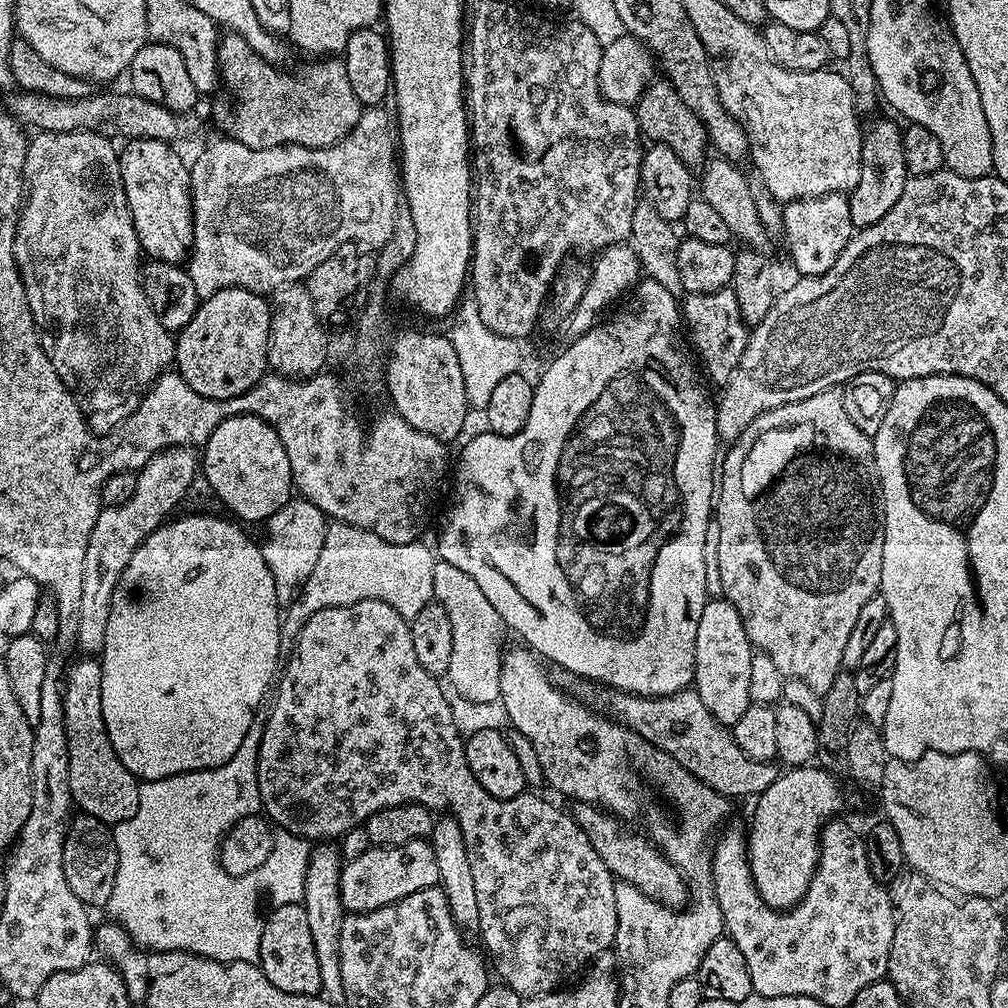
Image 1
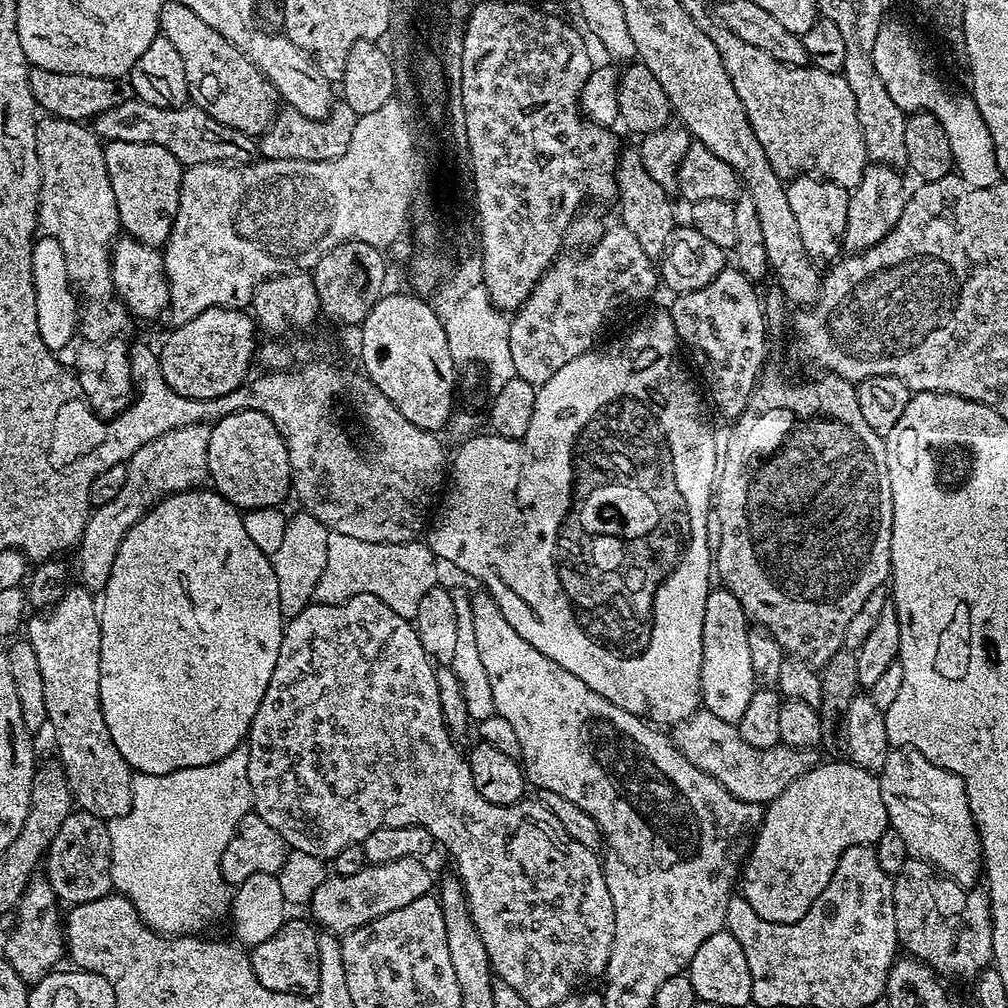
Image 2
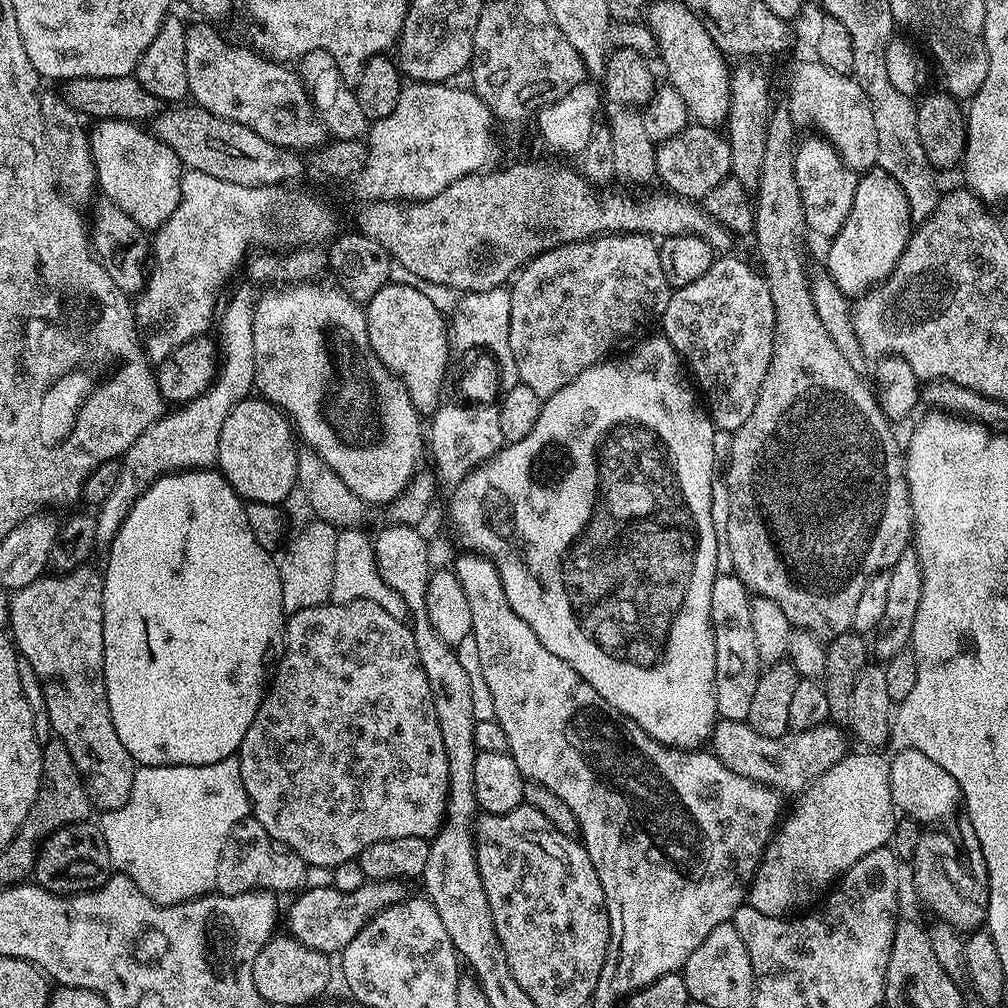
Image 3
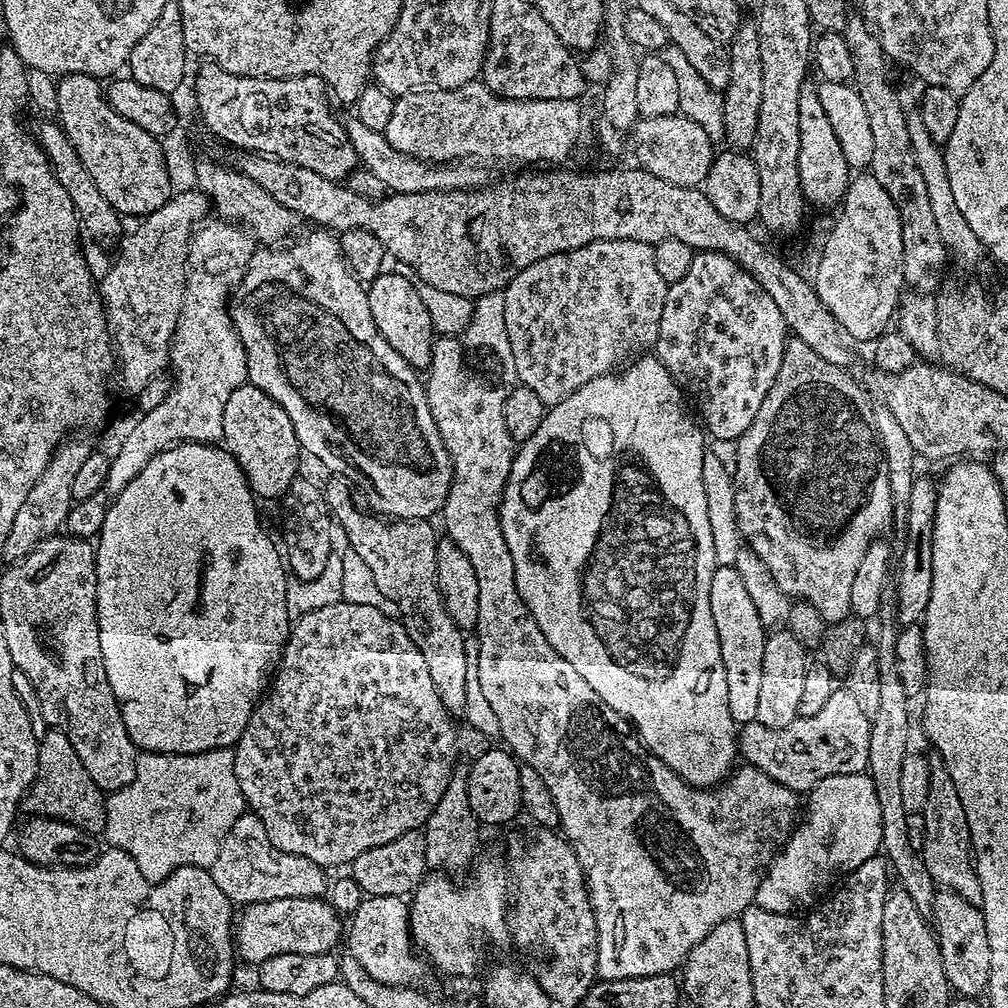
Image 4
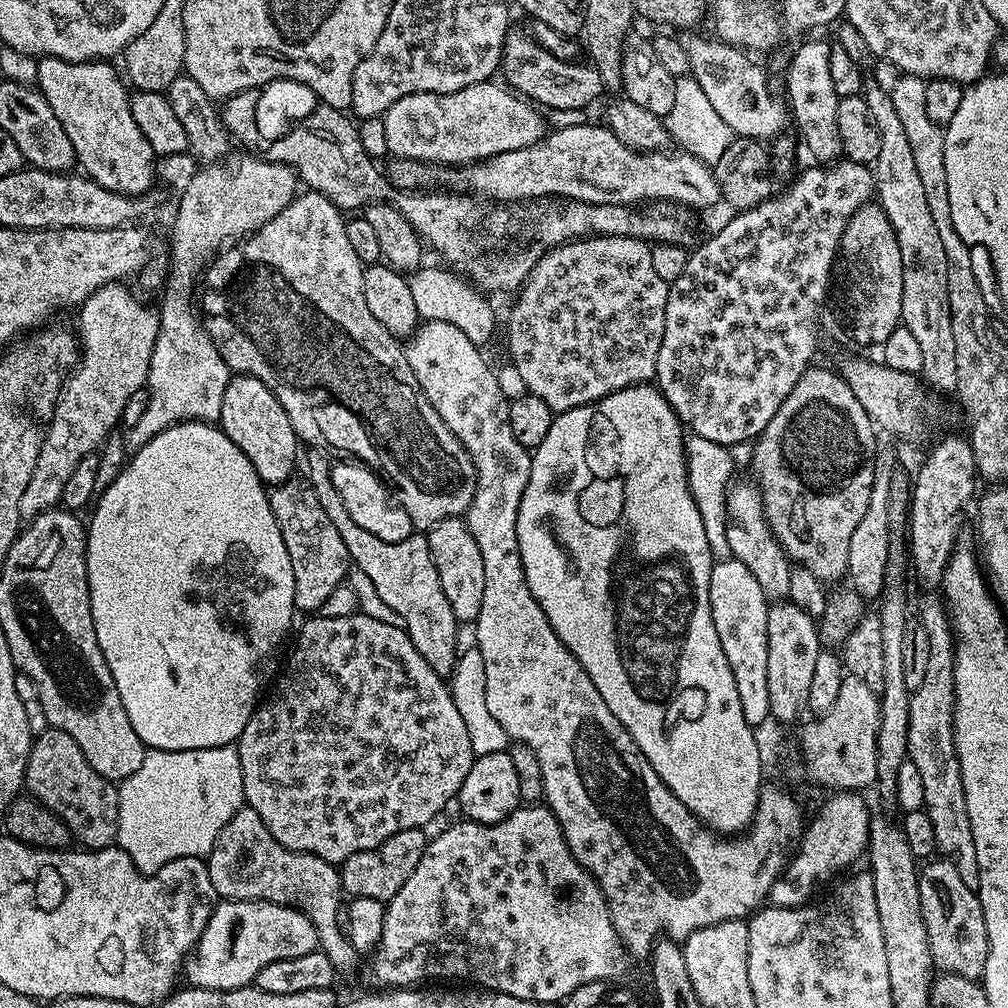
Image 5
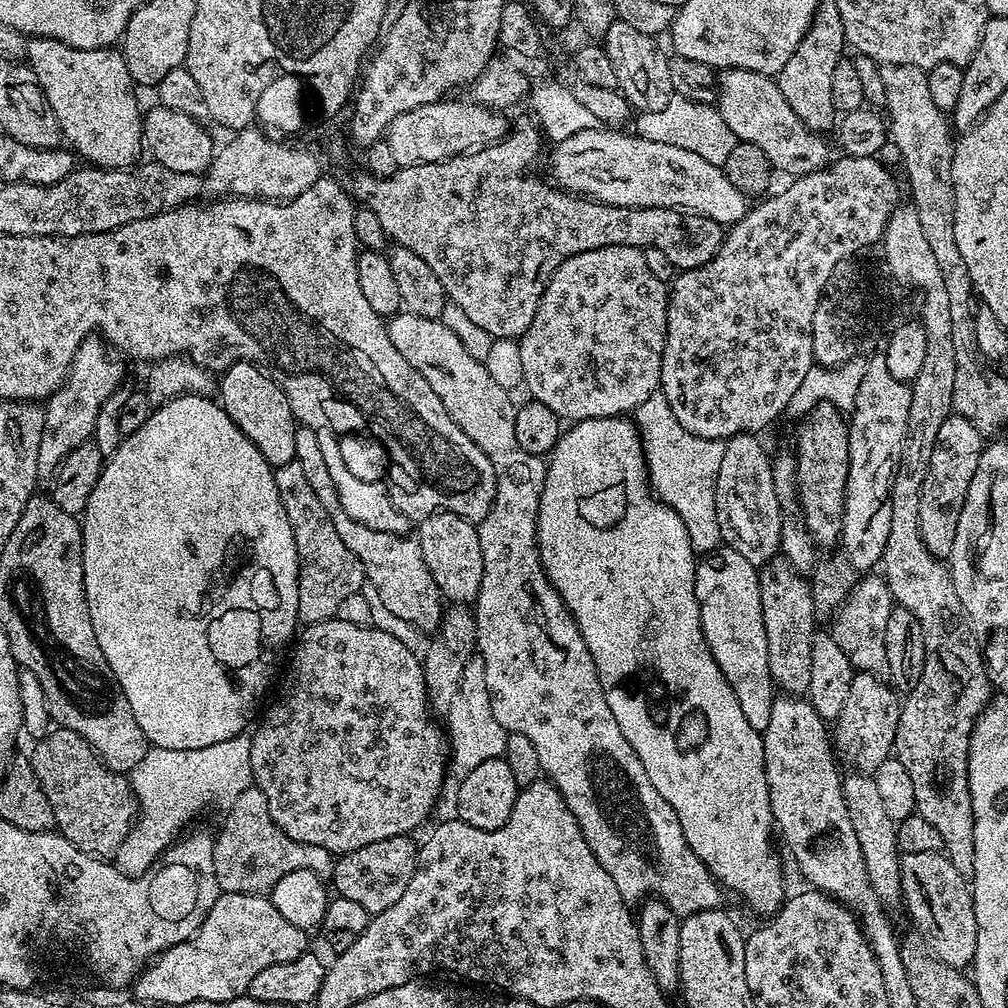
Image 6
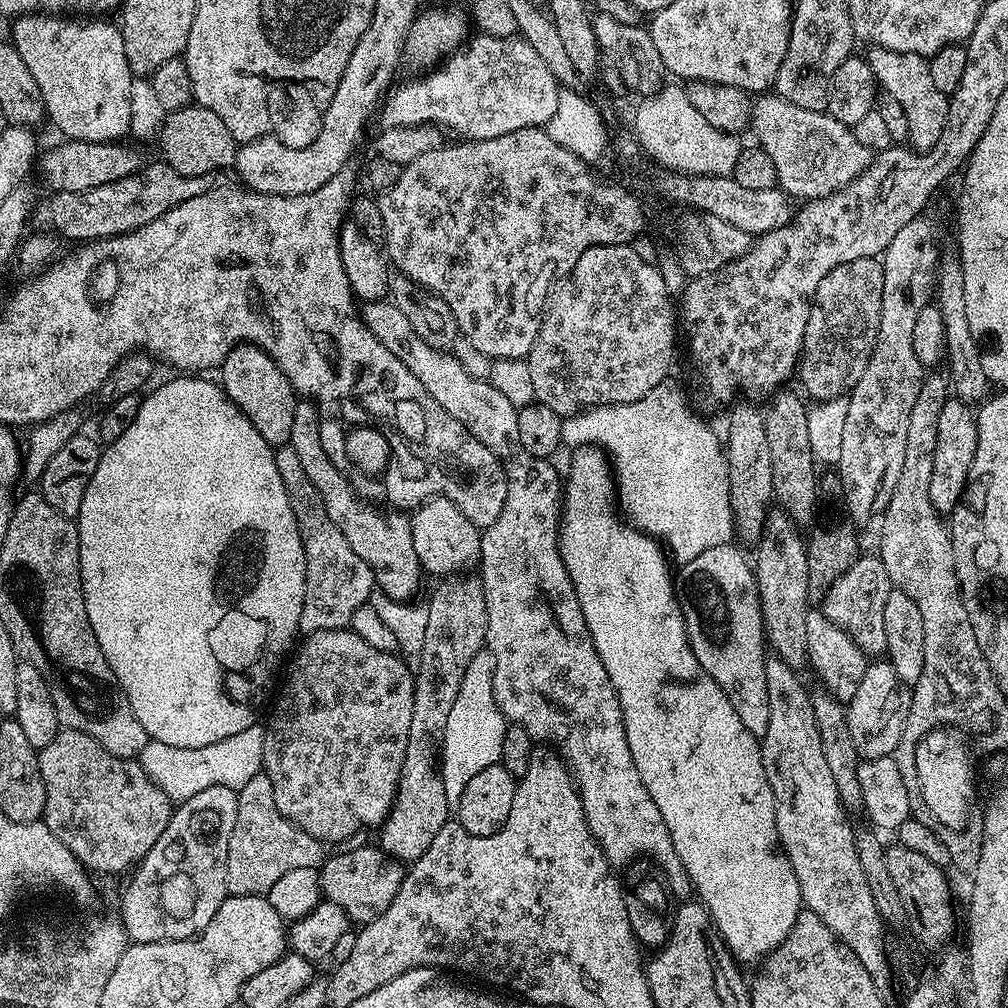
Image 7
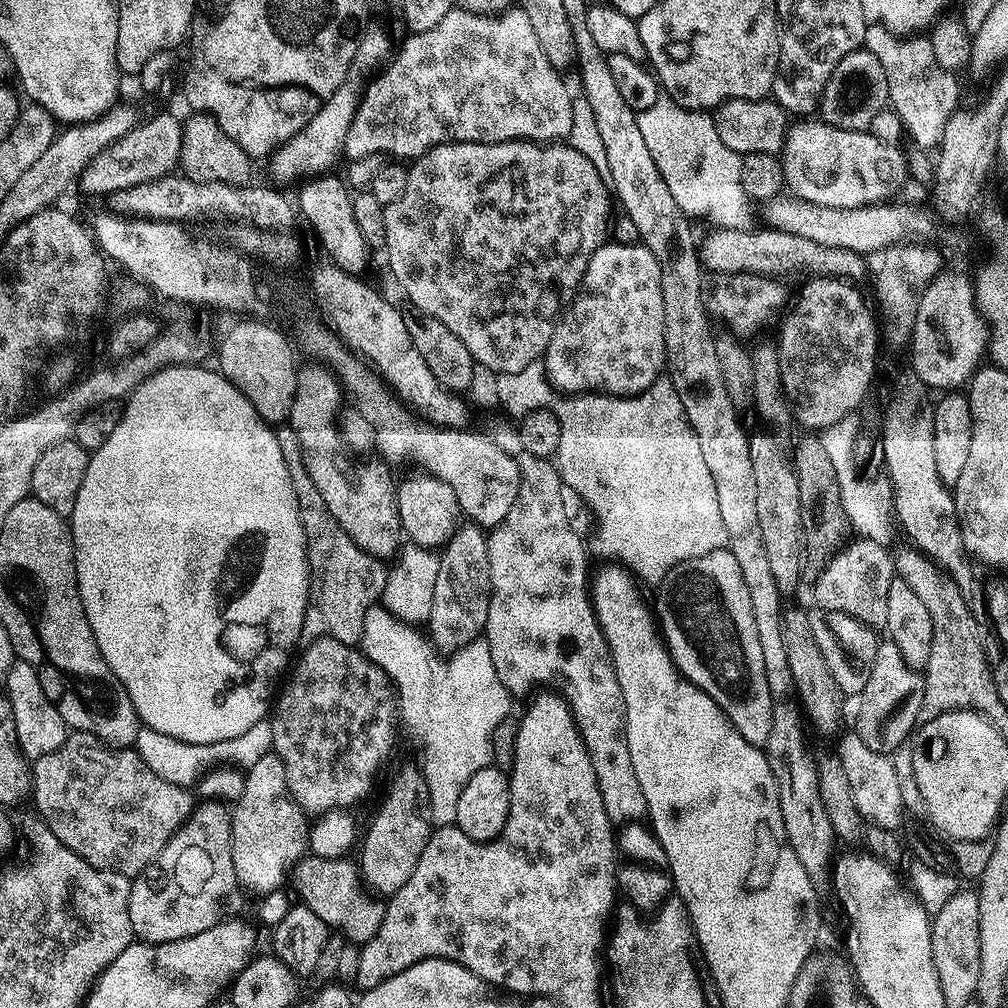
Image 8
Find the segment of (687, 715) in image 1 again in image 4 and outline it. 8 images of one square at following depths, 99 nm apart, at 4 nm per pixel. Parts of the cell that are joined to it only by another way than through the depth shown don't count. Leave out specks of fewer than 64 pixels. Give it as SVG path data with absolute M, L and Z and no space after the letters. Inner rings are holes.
M838 686L834 694L830 694L826 706L818 710L813 716L797 716L790 726L785 728L767 728L755 722L743 725L738 732L738 752L744 756L751 767L762 770L774 778L774 782L782 782L790 790L797 794L808 794L820 780L830 775L863 773L868 766L870 758L870 736L872 721L858 704L858 698L854 696L851 688Z

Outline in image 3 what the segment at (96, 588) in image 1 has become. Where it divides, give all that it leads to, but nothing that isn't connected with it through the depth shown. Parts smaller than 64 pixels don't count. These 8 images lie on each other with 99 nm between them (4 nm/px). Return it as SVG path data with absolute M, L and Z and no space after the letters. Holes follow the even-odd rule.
M232 296L228 305L219 313L220 340L218 339L219 364L215 379L200 396L165 411L138 437L120 460L120 473L114 482L114 490L98 506L95 513L96 540L111 542L124 521L124 515L132 503L154 483L159 476L181 470L208 468L216 464L218 438L226 414L241 398L253 391L256 375L254 374L254 346L252 342L252 304L244 296Z

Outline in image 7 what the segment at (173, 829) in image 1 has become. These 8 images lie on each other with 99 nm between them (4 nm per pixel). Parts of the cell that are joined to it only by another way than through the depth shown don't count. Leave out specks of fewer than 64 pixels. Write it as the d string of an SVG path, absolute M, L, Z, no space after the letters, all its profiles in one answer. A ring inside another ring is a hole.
M255 723L230 738L222 738L222 742L197 748L175 748L166 746L166 742L149 739L138 759L148 777L173 802L194 798L198 790L206 790L209 786L230 786L238 790L246 786L250 778L261 775L264 766L264 728Z

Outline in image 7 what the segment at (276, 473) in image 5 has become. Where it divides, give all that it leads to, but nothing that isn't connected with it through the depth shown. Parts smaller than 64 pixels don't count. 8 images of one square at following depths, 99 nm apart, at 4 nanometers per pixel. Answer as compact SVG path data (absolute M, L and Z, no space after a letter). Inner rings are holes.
M239 344L237 348L230 350L230 354L226 354L218 372L224 393L240 407L246 418L250 418L254 430L258 430L258 434L262 434L262 438L266 438L266 442L273 446L288 443L290 429L294 426L298 393L286 374L282 374L274 358L270 358L270 354L266 354L258 346Z

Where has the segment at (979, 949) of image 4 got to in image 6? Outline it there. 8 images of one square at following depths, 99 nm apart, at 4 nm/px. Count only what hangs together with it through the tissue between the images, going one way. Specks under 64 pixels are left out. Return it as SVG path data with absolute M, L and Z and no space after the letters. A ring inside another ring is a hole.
M930 851L929 853L917 853L910 854L905 853L900 860L900 877L902 878L902 902L906 904L906 908L908 910L908 914L911 920L914 922L912 924L913 929L919 933L922 937L923 941L926 942L927 948L931 950L932 955L938 957L938 959L944 962L948 966L954 966L955 968L959 968L961 970L967 969L968 967L975 961L975 956L977 952L977 922L974 919L974 904L972 898L971 887L967 877L964 877L962 874L958 873L958 870L955 869L954 864L950 862L948 856L941 852Z

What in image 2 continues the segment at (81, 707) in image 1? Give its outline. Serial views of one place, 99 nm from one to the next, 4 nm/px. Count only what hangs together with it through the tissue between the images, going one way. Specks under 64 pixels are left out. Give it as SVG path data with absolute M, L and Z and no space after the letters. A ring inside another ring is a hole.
M83 586L69 587L61 600L31 620L32 617L26 624L26 639L34 646L38 670L42 670L48 724L56 735L56 748L60 751L58 759L64 767L64 777L68 780L75 807L105 822L122 818L122 814L126 814L132 805L134 772L128 767L126 758L118 754L118 746L114 746L114 738L110 738L110 730L106 730L106 718L100 705L100 614L97 597Z

